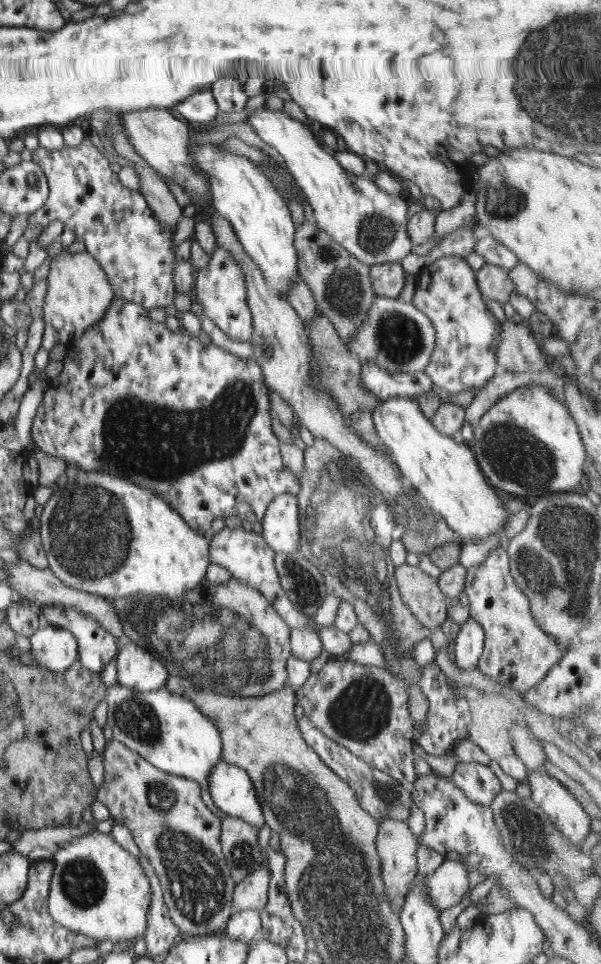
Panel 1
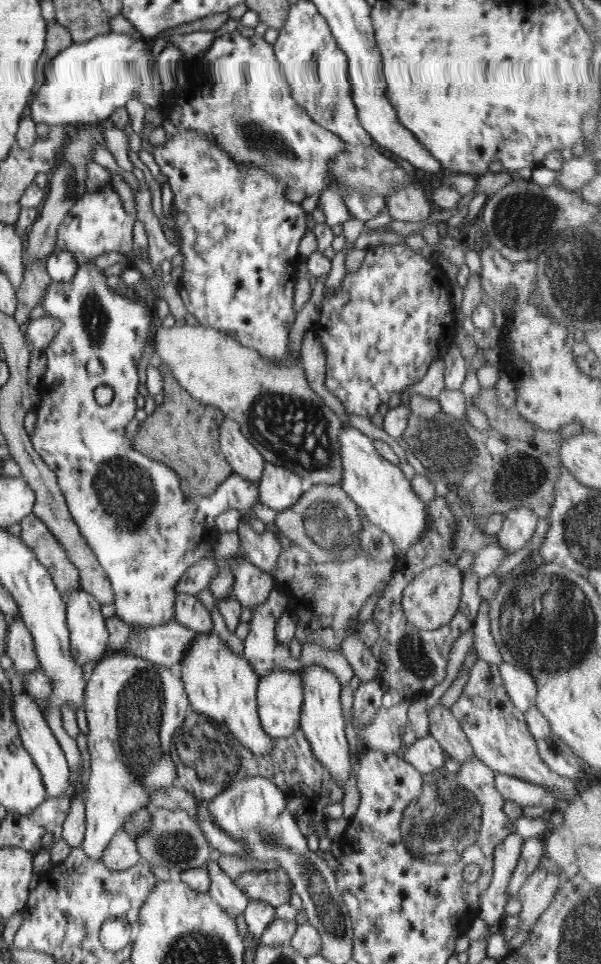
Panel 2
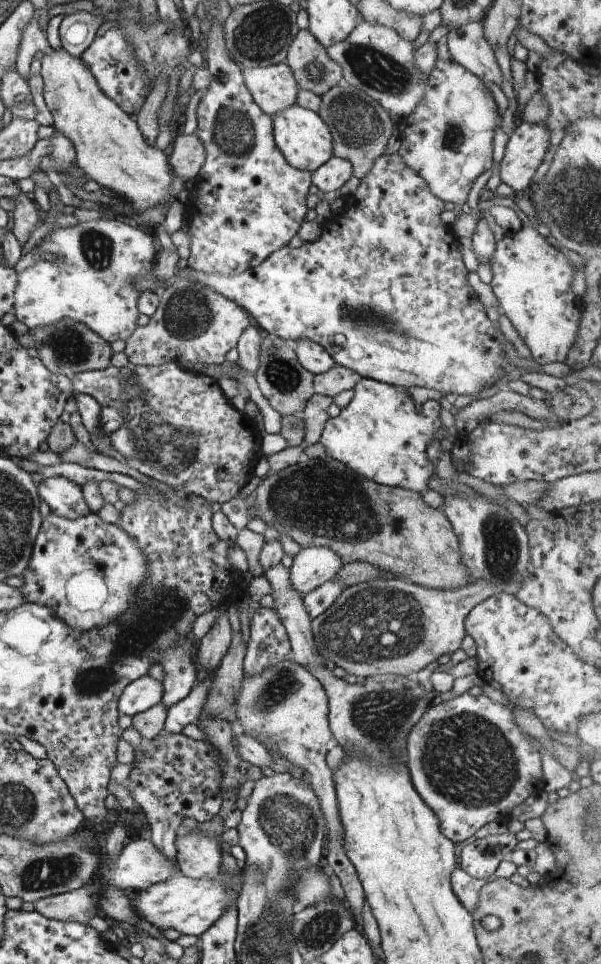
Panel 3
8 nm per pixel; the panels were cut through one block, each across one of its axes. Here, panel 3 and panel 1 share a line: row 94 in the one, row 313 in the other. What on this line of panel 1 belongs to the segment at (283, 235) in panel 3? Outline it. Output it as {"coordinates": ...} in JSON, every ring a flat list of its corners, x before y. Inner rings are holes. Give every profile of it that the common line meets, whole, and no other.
{"coordinates":[[216,243,208,266,195,274,193,301,202,304,204,317,210,318,228,338,248,343,253,333,253,314,247,303,245,276,232,254,224,249]]}

